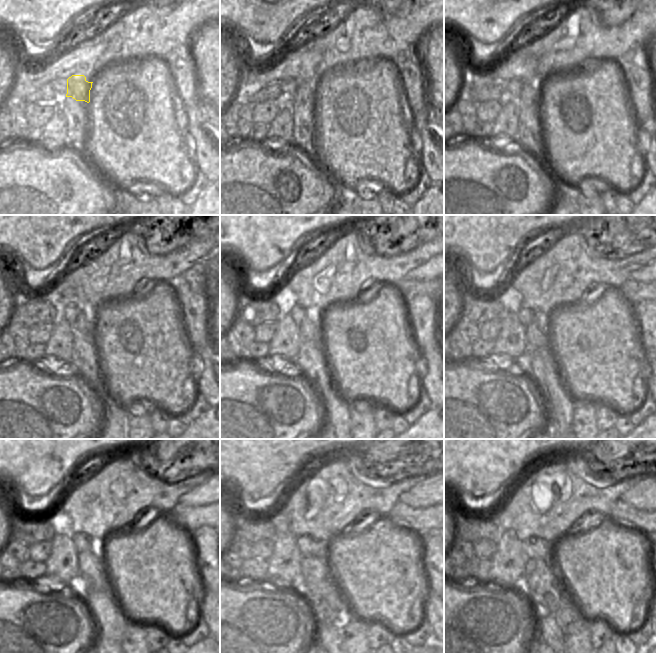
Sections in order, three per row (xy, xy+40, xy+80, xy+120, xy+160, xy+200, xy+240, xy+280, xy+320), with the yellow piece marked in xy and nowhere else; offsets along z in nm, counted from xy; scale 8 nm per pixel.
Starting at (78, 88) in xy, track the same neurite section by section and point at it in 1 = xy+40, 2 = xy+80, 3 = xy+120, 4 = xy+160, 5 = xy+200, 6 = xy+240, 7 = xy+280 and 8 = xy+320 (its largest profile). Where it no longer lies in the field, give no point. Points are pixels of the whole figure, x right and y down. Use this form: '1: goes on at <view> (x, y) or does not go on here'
1: goes on at xy+40 (306, 90)
2: goes on at xy+80 (531, 94)
3: goes on at xy+120 (85, 322)
4: goes on at xy+160 (307, 330)
5: goes on at xy+200 (537, 338)
6: goes on at xy+240 (92, 577)
7: goes on at xy+280 (317, 584)
8: goes on at xy+320 (544, 587)

